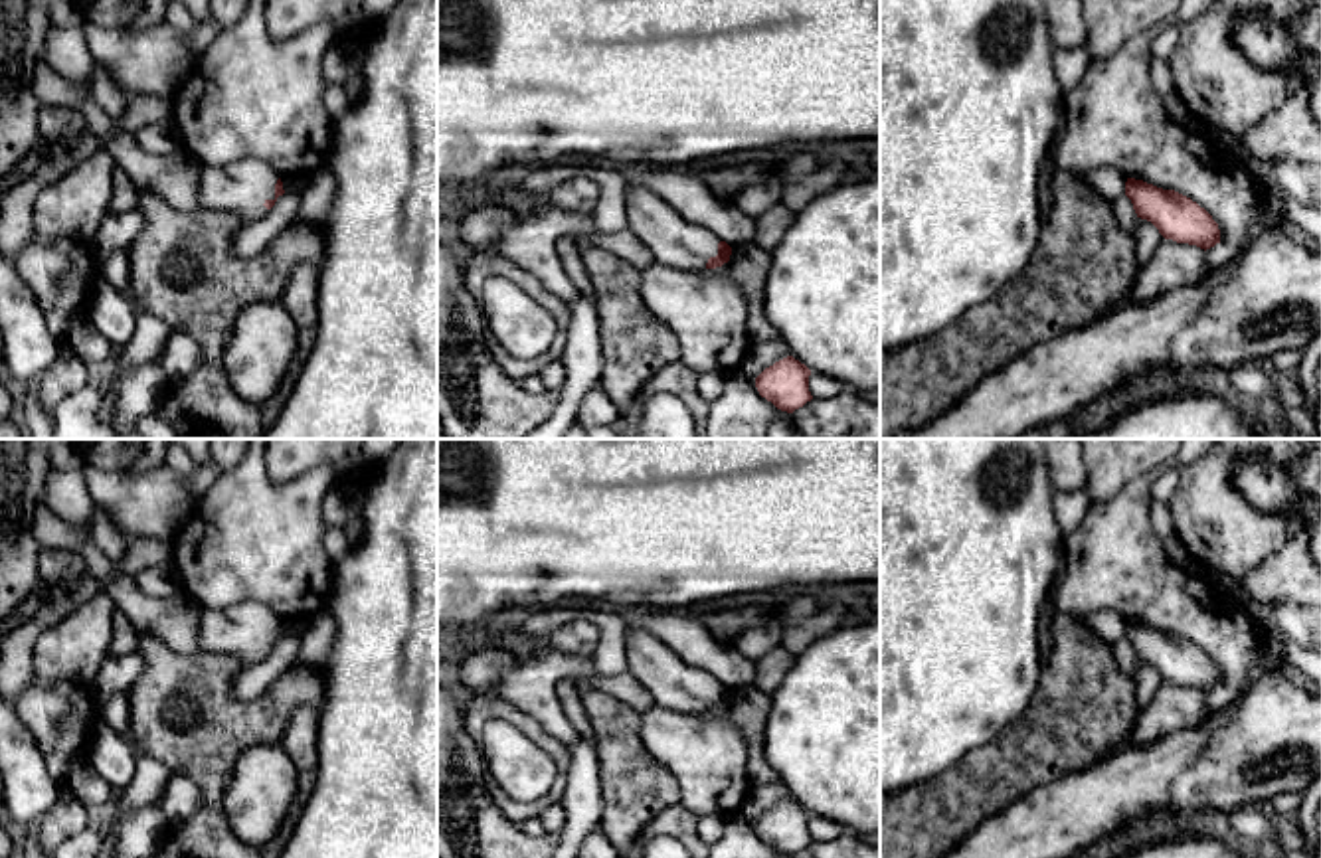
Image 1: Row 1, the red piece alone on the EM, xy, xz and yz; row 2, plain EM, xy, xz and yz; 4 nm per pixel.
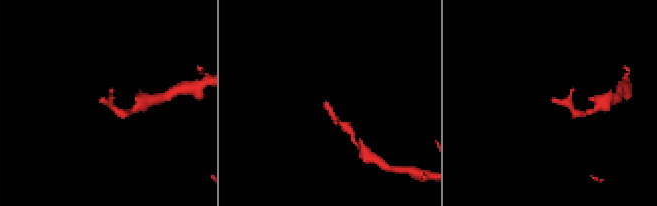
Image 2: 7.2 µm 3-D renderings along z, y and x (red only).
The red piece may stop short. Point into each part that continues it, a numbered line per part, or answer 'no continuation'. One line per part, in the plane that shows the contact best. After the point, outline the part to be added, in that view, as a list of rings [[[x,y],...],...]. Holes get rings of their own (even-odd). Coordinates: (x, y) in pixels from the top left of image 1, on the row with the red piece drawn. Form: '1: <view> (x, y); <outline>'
1: xy (244, 186); [[[257,158],[214,168],[200,166],[198,210],[233,212],[243,215],[247,225],[255,223],[269,214],[263,204],[275,200],[279,178]]]

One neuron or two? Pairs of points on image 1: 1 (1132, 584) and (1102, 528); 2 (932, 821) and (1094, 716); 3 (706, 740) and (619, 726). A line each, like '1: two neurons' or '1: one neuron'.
1: one neuron
2: one neuron
3: two neurons

